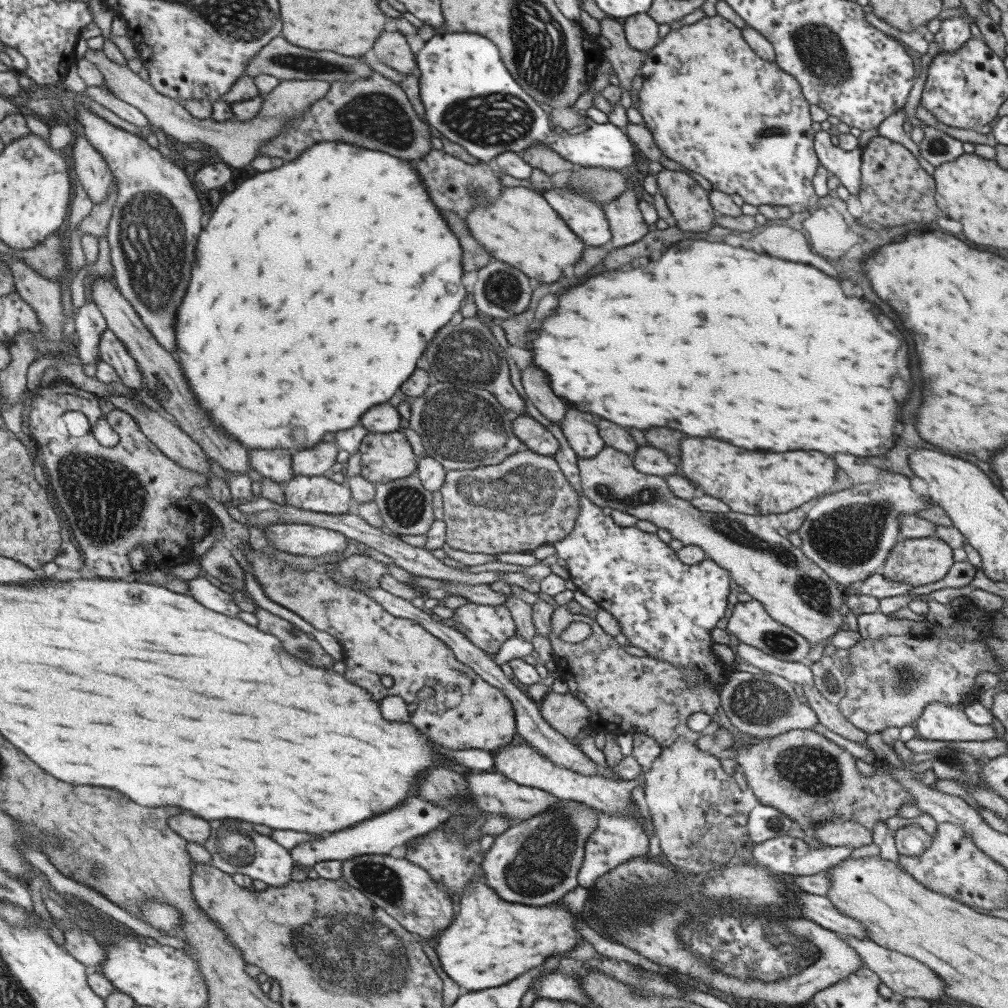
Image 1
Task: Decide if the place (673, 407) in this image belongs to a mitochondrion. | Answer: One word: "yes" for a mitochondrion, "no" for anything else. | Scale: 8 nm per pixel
no

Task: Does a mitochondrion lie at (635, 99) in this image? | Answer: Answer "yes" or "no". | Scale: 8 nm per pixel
no

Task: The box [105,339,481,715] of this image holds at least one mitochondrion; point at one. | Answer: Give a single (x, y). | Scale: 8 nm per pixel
(404, 504)

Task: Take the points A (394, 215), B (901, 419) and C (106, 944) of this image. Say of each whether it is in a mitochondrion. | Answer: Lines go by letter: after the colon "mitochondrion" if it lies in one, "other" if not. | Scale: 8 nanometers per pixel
A: other
B: other
C: other

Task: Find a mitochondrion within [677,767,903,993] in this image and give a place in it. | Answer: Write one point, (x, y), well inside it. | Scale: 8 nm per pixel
(761, 905)

